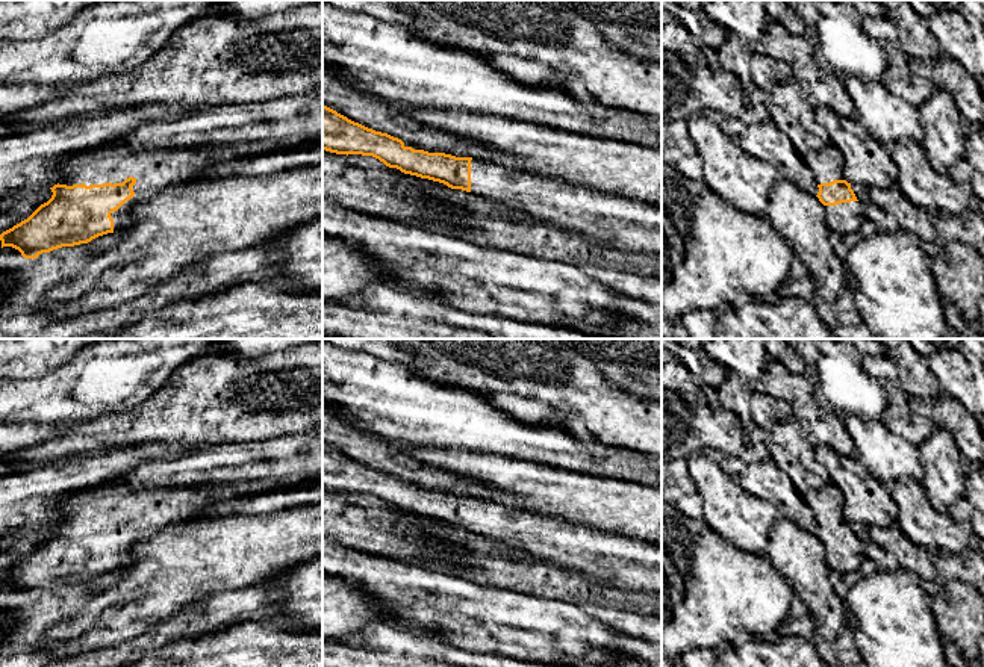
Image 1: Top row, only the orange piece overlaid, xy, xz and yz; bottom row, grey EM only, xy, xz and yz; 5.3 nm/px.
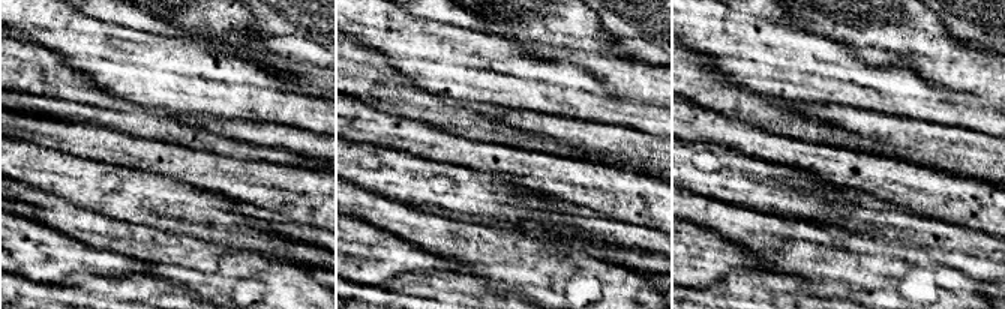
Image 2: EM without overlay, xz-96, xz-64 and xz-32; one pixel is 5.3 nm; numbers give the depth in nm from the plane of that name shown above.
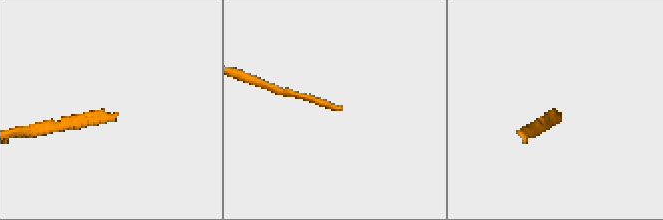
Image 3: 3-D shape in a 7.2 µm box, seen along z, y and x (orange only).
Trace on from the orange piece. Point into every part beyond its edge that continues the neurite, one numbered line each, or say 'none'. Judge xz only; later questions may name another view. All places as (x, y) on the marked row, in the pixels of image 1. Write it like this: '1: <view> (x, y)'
1: xz (625, 223)

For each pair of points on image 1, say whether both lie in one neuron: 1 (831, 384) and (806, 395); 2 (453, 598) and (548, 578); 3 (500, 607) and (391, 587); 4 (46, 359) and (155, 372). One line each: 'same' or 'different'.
1: different
2: different
3: same
4: different

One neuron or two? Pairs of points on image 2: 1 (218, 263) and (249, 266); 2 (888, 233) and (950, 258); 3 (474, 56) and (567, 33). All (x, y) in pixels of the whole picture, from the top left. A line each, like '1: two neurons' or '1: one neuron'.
1: one neuron
2: one neuron
3: two neurons

